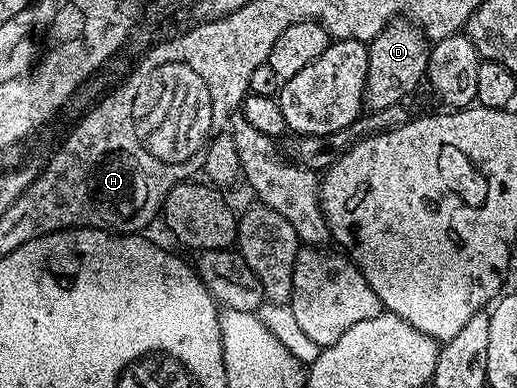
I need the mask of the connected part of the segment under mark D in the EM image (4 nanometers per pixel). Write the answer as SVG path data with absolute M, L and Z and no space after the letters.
M406 17L394 18L389 25L369 43L369 72L363 93L368 111L384 110L398 106L424 81L427 73L429 39L414 22Z

